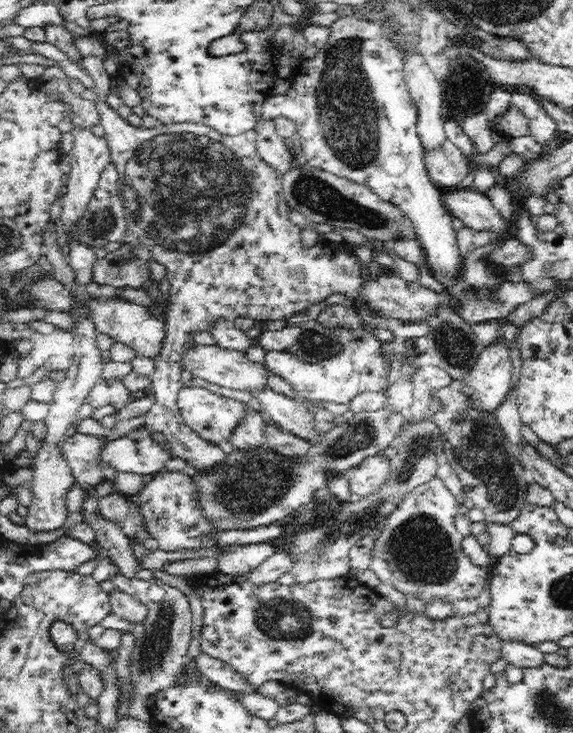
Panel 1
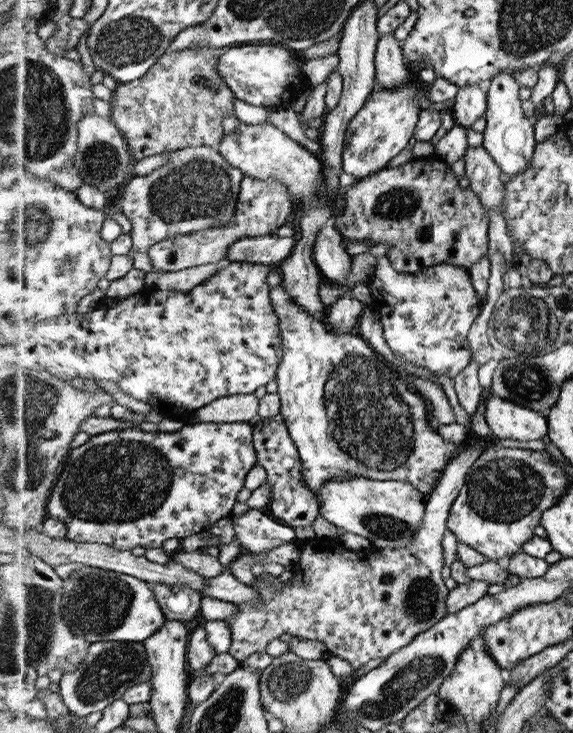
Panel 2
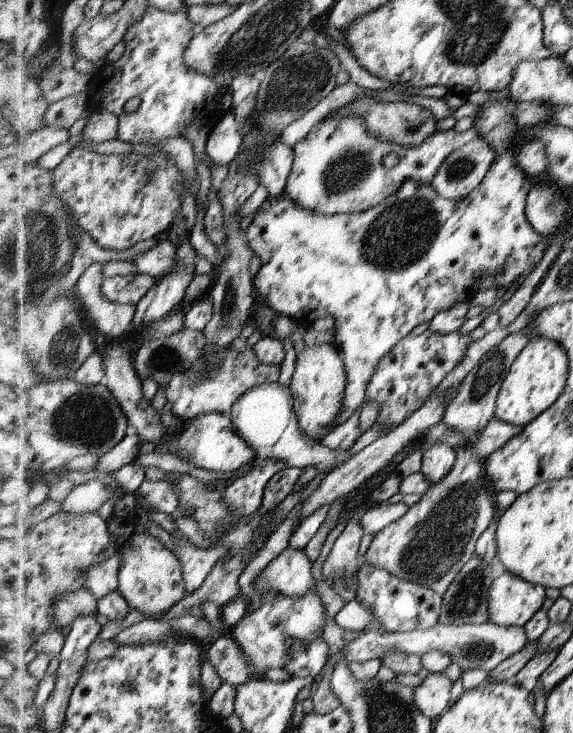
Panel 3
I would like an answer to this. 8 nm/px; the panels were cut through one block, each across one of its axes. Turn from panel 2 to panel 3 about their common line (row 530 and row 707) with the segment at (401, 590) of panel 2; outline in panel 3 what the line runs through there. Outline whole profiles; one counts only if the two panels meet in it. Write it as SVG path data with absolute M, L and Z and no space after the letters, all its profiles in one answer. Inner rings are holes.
M428 673L422 683L415 688L415 705L423 712L424 716L440 716L450 700L450 686L446 673Z

